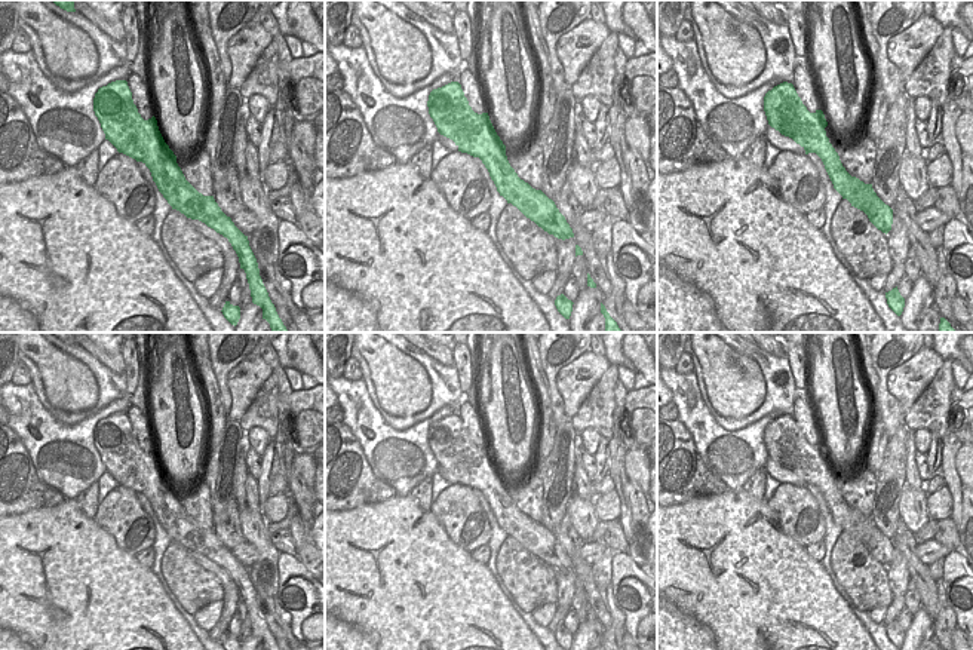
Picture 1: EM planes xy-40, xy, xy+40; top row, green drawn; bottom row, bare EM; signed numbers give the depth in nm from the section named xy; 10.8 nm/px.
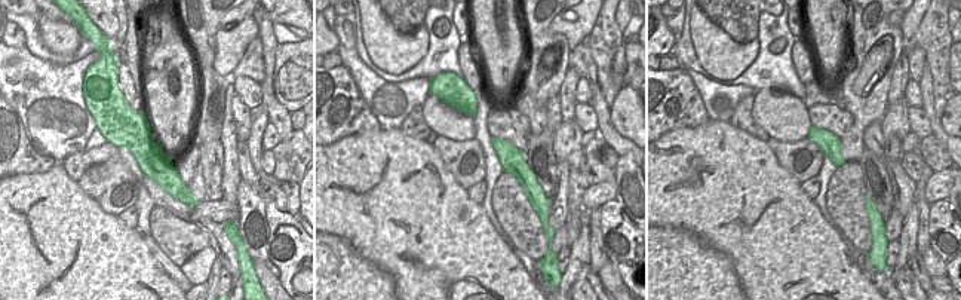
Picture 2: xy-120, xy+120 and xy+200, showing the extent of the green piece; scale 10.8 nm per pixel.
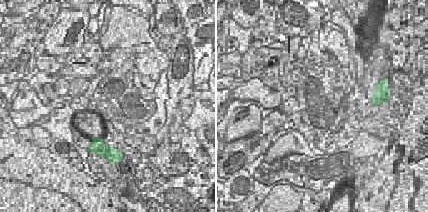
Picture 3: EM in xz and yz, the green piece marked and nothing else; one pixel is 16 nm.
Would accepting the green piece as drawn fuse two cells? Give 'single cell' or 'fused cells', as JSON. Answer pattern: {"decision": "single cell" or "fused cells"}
{"decision": "fused cells"}

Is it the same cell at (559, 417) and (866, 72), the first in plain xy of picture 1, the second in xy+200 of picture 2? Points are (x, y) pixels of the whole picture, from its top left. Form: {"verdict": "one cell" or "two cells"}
{"verdict": "two cells"}

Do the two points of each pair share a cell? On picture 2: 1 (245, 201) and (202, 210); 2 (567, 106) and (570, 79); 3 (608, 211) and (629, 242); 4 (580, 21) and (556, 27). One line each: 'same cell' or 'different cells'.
1: different cells
2: same cell
3: same cell
4: same cell

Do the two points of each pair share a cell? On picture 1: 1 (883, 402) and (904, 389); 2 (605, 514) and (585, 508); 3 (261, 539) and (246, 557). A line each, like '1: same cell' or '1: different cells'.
1: different cells
2: different cells
3: different cells

